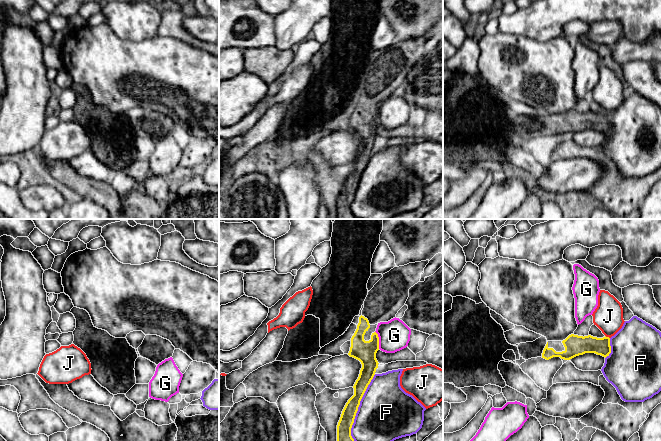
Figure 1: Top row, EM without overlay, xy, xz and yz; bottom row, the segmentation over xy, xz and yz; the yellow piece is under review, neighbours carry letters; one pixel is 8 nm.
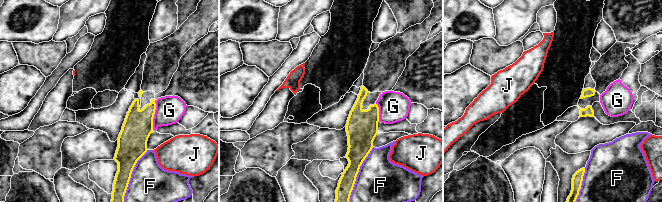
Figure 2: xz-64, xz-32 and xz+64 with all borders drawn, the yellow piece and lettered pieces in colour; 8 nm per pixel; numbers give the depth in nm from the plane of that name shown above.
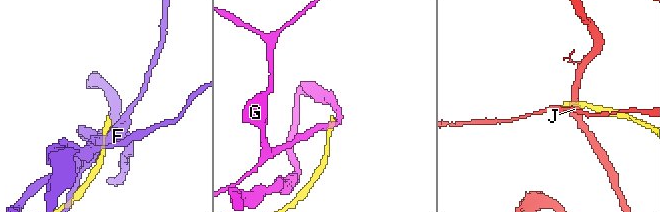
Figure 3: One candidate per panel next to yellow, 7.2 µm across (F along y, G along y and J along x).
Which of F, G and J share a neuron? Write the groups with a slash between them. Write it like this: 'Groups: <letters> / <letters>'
Groups: F / G / J

